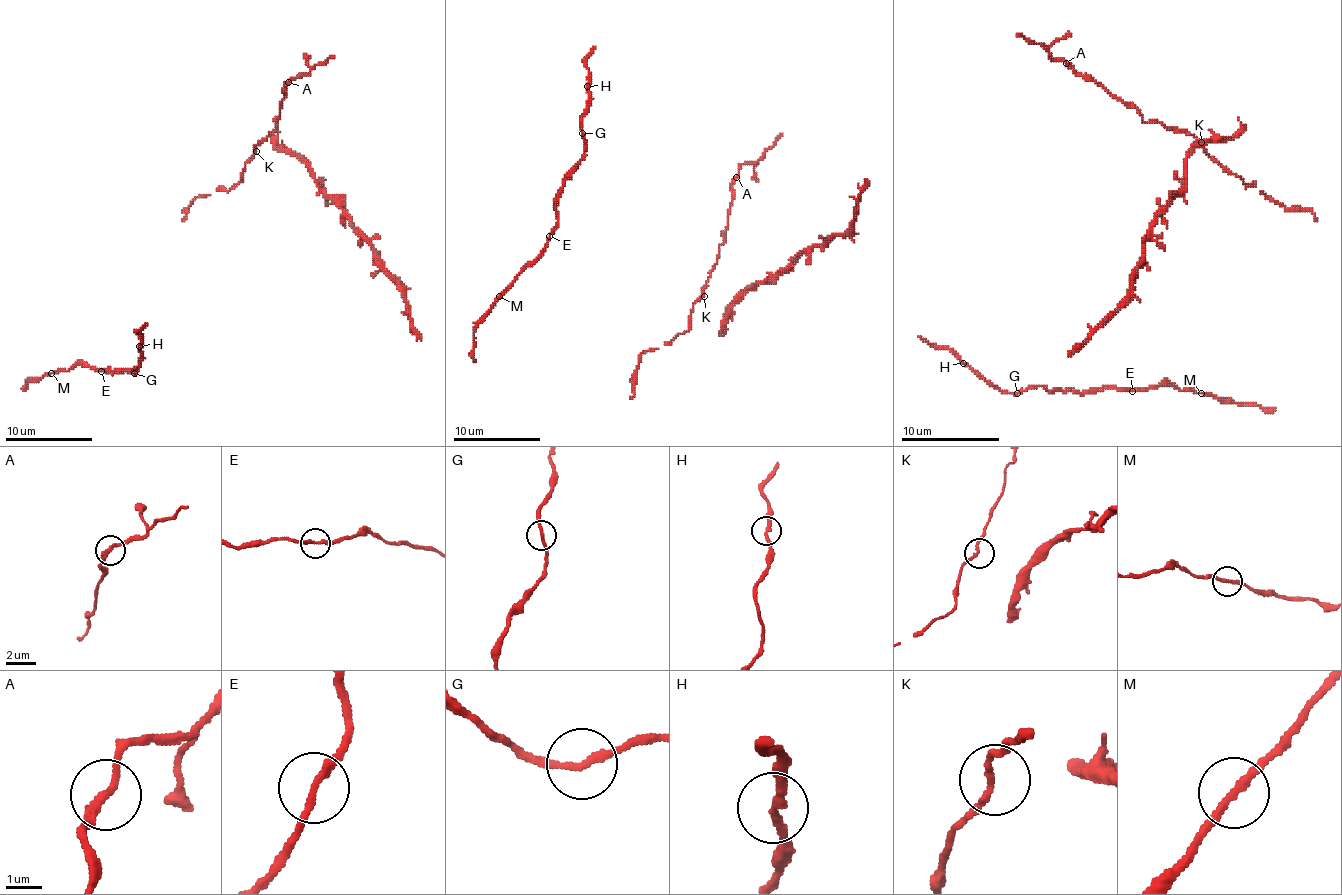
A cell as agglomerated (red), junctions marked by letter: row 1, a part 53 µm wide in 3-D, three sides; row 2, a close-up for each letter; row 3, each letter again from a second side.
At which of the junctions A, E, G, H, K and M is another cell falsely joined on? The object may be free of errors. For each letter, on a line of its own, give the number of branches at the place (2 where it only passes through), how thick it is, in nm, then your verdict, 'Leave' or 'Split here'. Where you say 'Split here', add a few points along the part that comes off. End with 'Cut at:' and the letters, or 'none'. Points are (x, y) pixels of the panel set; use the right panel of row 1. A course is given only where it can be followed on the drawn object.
A: Branches: 2. Thickness 200 nm. Leave
E: Branches: 2. Thickness 200 nm. Leave
G: Branches: 2. Thickness 200 nm. Leave
H: Branches: 2. Thickness 200 nm. Leave
K: Branches: 2. Thickness 150 nm. Leave
M: Branches: 2. Thickness 240 nm. Leave
Cut at: none

